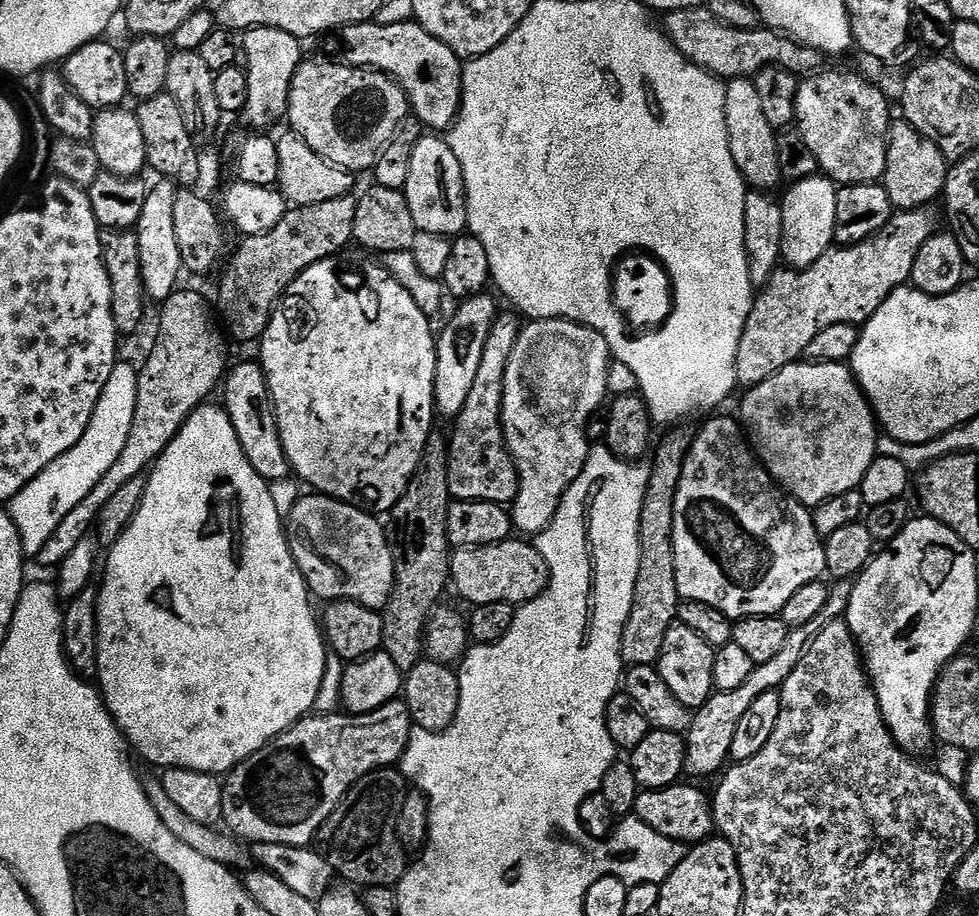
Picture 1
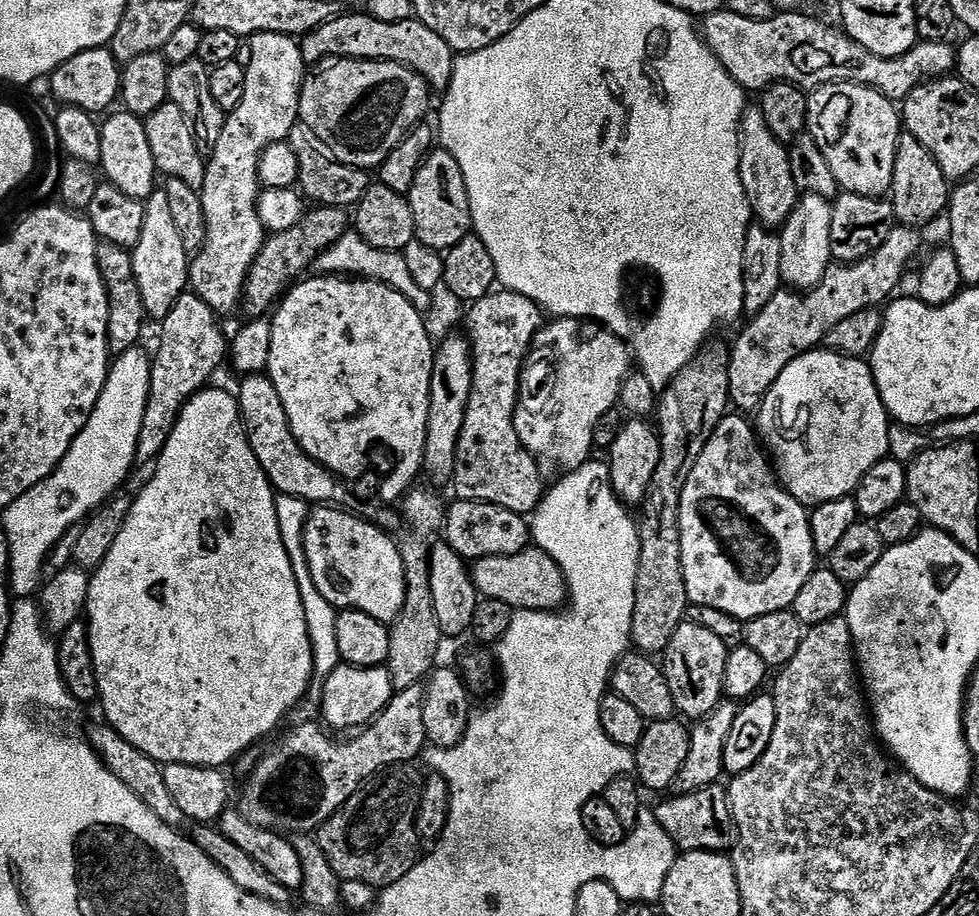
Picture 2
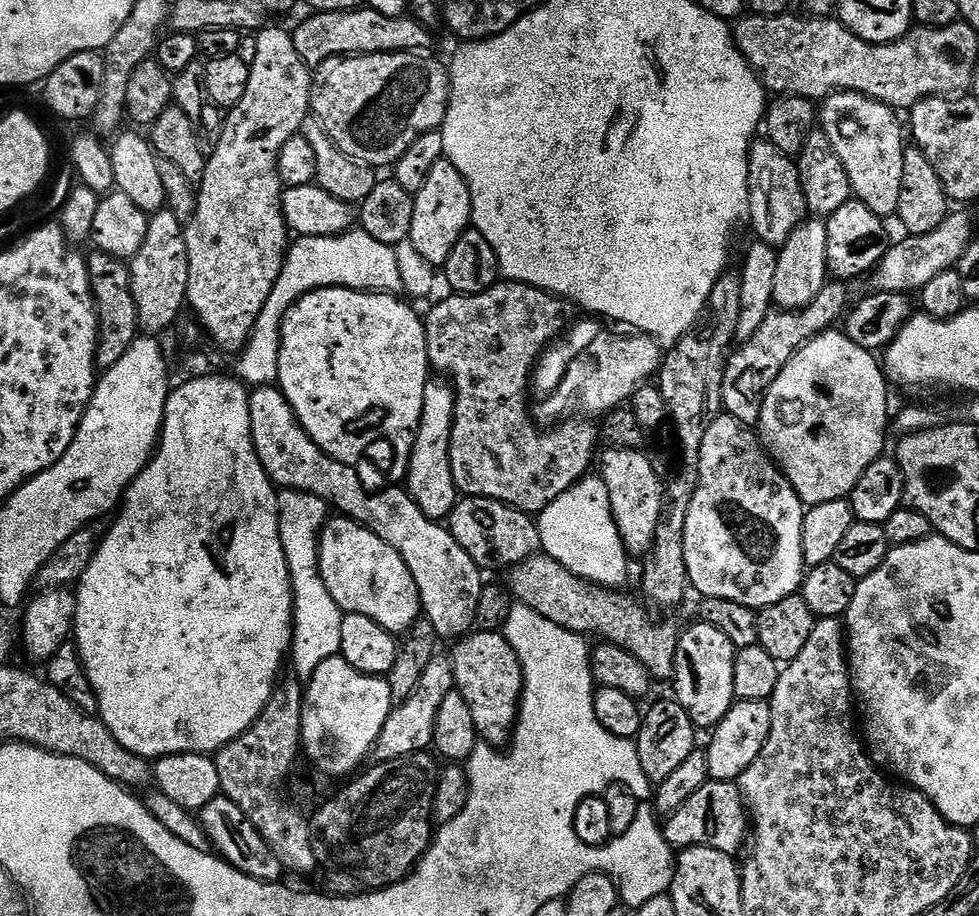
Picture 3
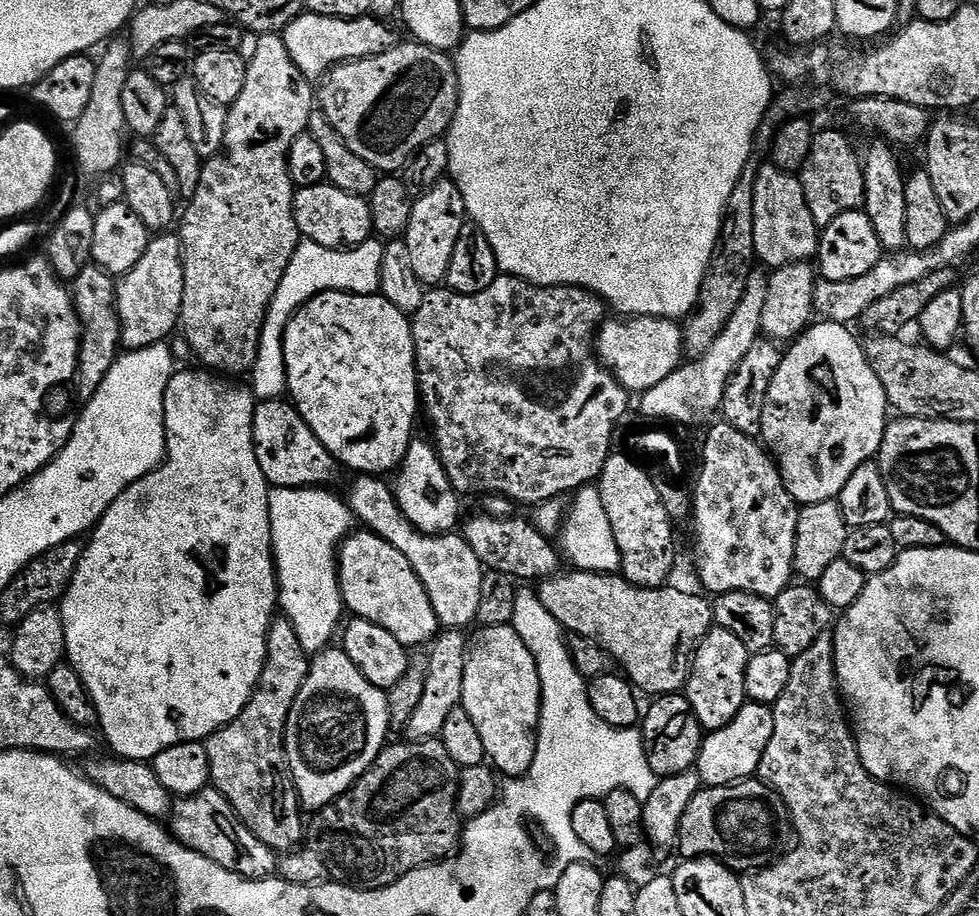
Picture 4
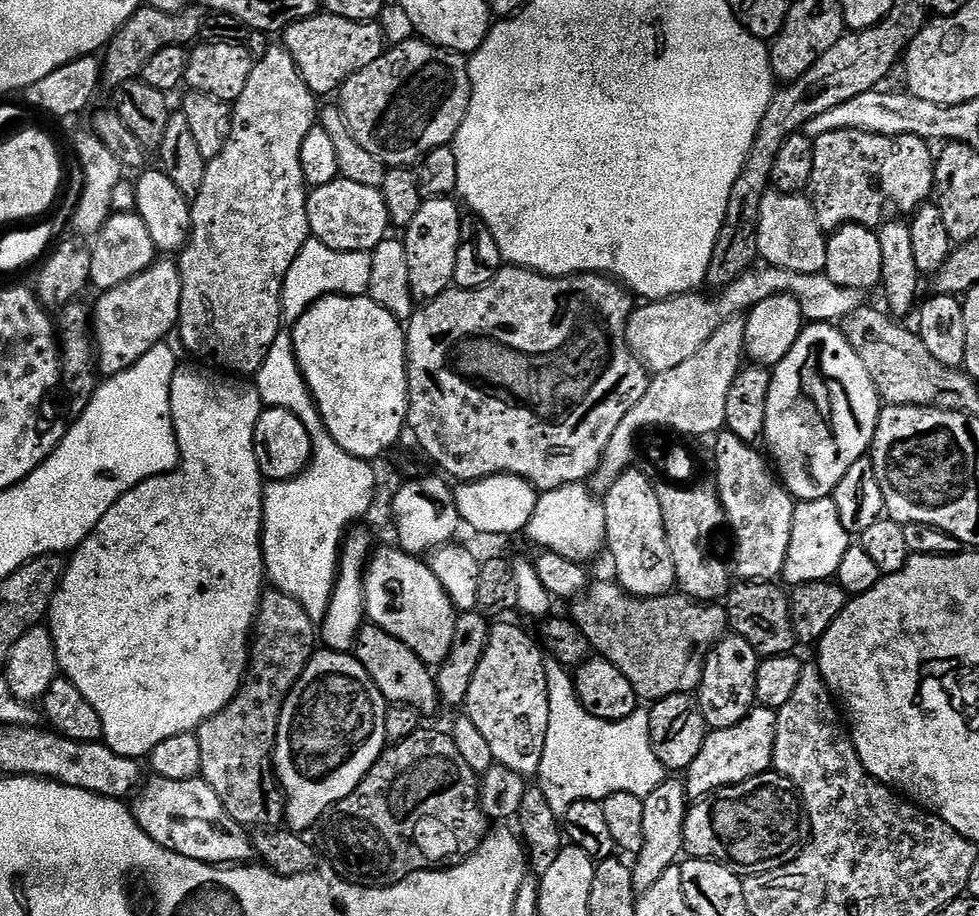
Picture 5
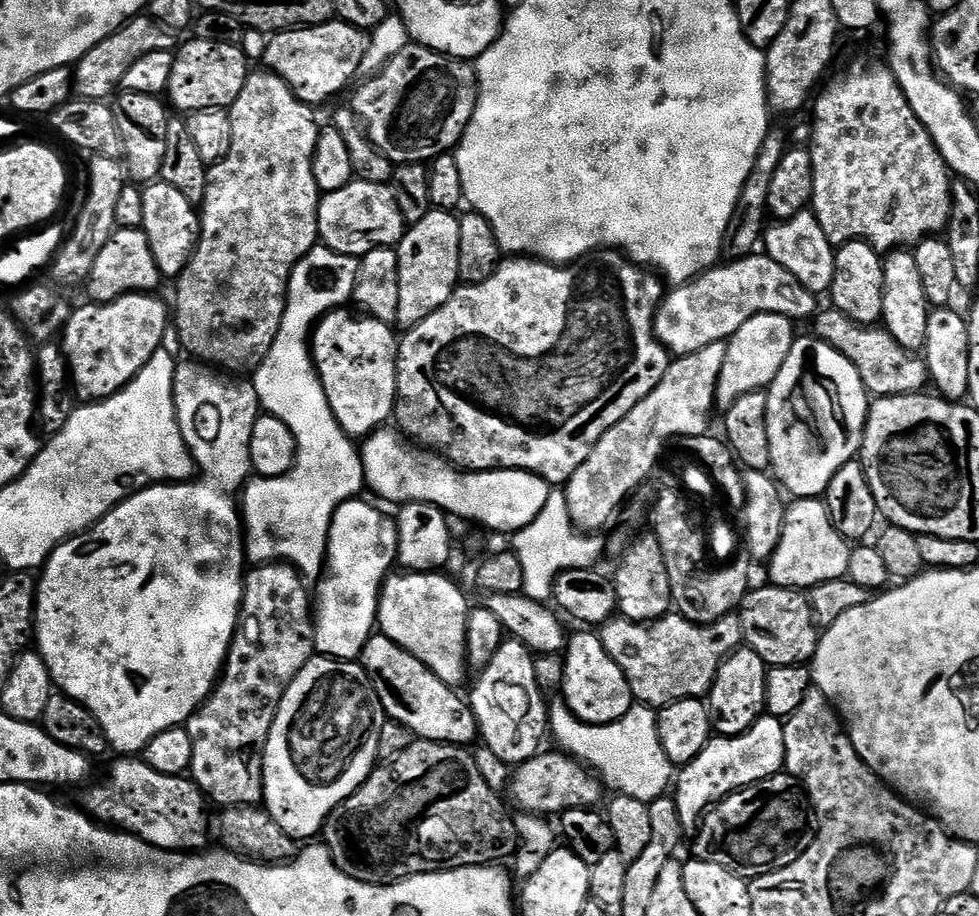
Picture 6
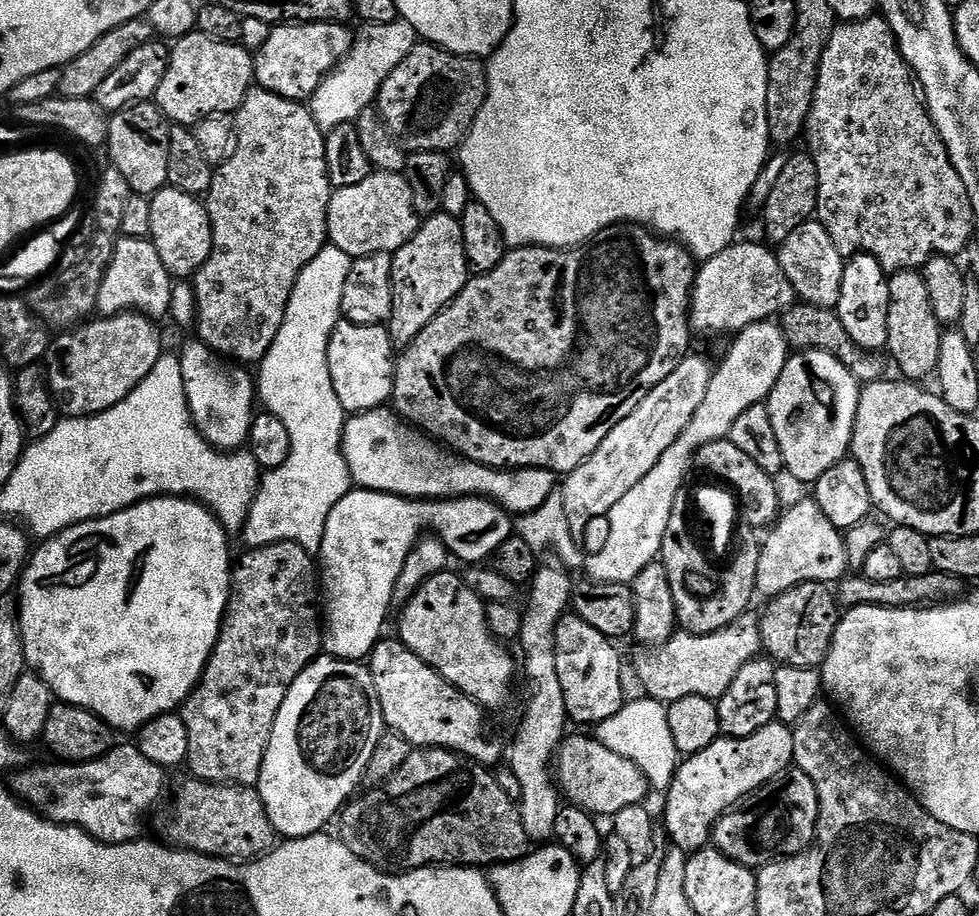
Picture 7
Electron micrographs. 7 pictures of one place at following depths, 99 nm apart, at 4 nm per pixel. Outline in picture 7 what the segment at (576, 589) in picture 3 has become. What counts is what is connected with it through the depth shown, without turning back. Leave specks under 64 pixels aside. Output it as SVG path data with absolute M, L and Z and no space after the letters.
M749 610L741 614L730 626L705 636L691 636L677 630L661 648L644 648L636 656L636 676L647 695L667 706L678 698L706 698L719 702L722 694L730 690L730 682L738 678L742 668L761 655L764 643L760 629L760 616Z

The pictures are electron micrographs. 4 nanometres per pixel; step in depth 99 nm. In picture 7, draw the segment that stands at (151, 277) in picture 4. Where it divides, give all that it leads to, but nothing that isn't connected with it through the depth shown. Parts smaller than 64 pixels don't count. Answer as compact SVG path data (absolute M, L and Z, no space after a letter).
M123 312L107 318L93 318L75 330L64 330L60 336L48 345L48 353L44 355L42 367L48 374L52 387L52 395L65 417L97 416L100 412L110 410L122 402L131 392L154 370L154 362L162 355L160 348L160 332L149 317L139 312Z

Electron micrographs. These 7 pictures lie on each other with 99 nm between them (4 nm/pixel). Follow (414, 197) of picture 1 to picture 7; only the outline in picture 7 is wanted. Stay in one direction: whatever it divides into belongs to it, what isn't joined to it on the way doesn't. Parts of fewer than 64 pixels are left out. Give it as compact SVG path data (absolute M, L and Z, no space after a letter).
M439 211L434 216L429 216L416 229L416 235L410 237L402 247L400 247L392 258L392 293L394 302L392 303L392 316L386 325L388 337L392 339L393 345L397 349L403 350L408 347L436 315L448 305L457 294L468 285L470 279L470 269L466 250L462 242L462 226L455 216L447 216L445 212Z

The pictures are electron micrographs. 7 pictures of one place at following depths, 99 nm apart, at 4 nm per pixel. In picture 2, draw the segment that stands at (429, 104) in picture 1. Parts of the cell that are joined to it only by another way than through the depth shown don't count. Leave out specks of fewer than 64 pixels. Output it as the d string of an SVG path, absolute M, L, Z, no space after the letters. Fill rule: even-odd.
M333 16L314 31L307 32L299 41L305 65L320 66L333 58L345 60L393 60L412 68L427 82L433 93L447 92L452 81L454 53L430 26L415 18L391 24L378 22L373 16ZM332 56L332 57L331 57ZM324 60L324 61L323 61ZM316 64L316 65L312 65Z

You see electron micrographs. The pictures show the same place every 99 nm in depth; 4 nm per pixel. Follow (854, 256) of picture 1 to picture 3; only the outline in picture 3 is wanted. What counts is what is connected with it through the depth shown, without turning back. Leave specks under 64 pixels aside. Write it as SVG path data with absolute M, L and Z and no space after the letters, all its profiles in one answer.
M829 282L810 306L769 312L766 322L758 326L755 334L750 334L748 340L737 343L731 349L722 378L722 408L727 415L749 426L759 425L766 394L770 386L774 386L778 374L782 374L786 362L794 358L799 348L806 347L820 333L829 331L835 325L832 323L836 319L837 323L847 313L850 307L848 288L849 285L844 282Z

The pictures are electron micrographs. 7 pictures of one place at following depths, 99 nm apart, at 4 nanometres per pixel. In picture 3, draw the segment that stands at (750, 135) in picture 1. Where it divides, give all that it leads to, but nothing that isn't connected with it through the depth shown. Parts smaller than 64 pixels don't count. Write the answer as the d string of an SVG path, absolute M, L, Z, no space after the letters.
M766 138L757 139L748 150L747 215L750 217L750 220L752 216L752 228L756 231L755 239L759 243L773 246L783 246L790 238L790 234L794 234L796 227L803 224L809 215L808 203L802 190L797 161L785 154L782 150L778 150L778 146L774 146Z

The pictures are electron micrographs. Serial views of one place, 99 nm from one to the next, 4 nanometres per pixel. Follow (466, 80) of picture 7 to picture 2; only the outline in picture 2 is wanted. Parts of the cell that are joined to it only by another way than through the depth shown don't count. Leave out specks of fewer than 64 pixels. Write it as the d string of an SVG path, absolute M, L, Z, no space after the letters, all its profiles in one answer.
M337 59L307 77L300 91L300 119L327 146L335 160L365 170L379 169L380 163L402 142L402 138L425 119L430 89L422 77L405 64L393 60Z

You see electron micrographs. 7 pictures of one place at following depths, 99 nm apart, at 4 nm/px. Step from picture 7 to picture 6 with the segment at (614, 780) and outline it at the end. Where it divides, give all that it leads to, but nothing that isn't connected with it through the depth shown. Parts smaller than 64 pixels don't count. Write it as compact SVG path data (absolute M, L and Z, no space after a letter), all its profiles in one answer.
M563 750L546 751L529 758L511 773L513 805L516 803L520 810L537 814L561 814L572 808L595 809L598 805L596 803L605 799L605 785L595 771L589 770L575 756Z

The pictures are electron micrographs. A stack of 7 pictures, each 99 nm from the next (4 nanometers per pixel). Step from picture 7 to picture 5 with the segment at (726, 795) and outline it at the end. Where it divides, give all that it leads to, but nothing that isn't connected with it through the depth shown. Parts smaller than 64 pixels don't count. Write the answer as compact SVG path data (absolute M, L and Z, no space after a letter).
M759 706L742 722L729 728L718 728L709 731L704 739L698 758L686 770L686 783L689 797L693 801L704 799L719 788L728 788L731 784L741 784L750 778L760 776L772 768L772 755L776 741L776 712Z

